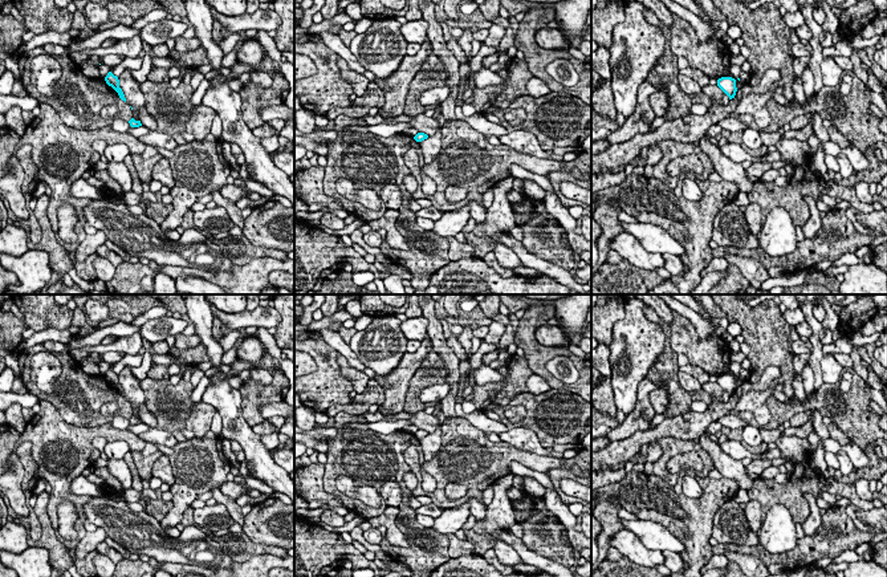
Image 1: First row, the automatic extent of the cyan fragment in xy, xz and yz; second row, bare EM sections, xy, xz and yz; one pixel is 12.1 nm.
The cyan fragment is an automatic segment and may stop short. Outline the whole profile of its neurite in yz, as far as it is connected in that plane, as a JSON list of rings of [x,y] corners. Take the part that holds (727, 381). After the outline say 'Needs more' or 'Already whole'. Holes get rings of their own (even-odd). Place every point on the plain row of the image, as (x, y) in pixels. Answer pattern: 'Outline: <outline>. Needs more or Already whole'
Outline: [[[721,374],[717,377],[717,383],[729,394],[729,397],[735,395],[736,389],[737,389],[735,375]]]. Already whole

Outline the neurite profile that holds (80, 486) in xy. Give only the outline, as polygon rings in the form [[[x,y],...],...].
[[[80,475],[72,481],[70,491],[78,496],[102,496],[103,495],[103,488],[89,481],[84,475]]]

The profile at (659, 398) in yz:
[[[655,389],[648,394],[655,414],[663,414],[668,406],[670,397],[664,389]]]

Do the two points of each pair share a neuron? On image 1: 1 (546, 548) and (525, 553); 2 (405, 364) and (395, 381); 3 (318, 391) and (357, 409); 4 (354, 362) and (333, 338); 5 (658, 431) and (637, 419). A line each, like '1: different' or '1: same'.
1: different
2: same
3: different
4: same
5: different

